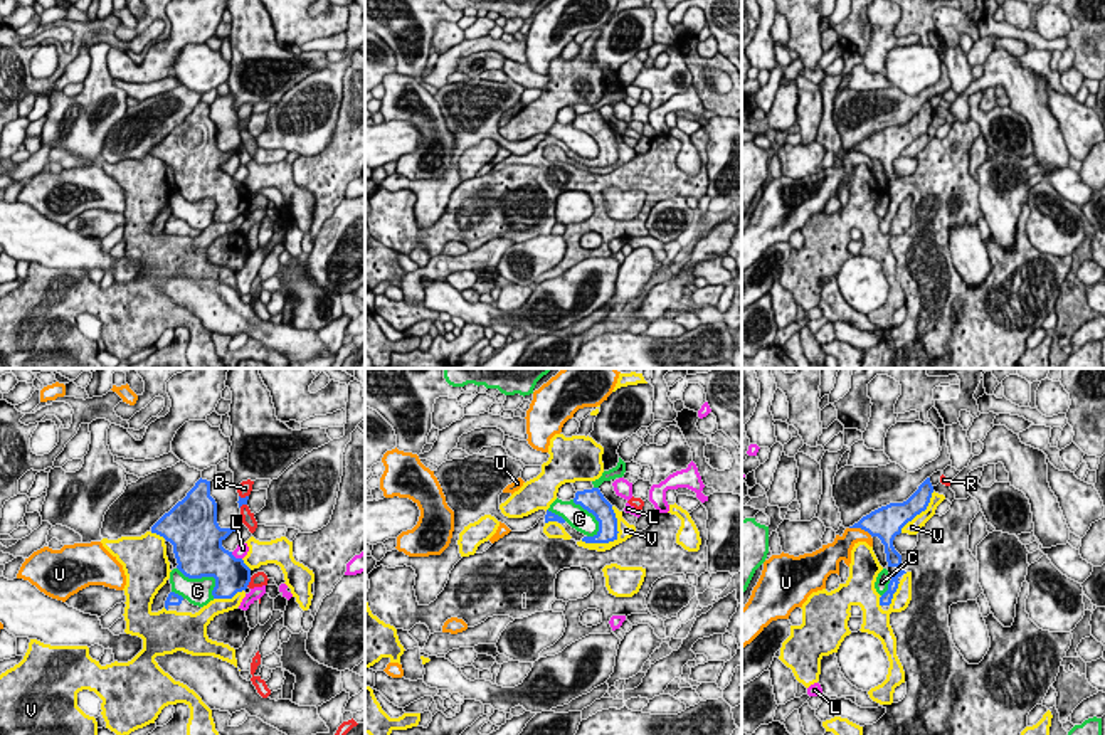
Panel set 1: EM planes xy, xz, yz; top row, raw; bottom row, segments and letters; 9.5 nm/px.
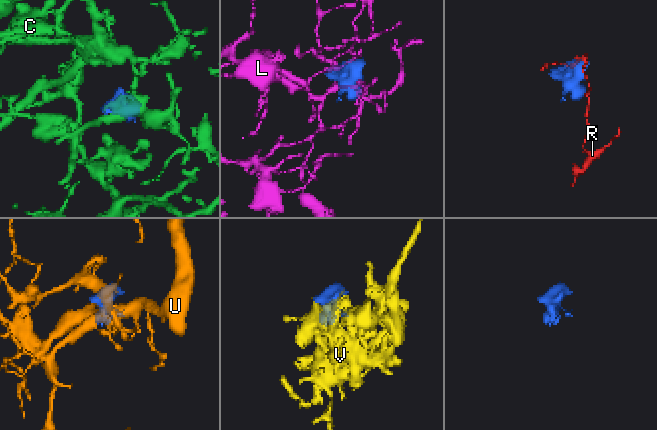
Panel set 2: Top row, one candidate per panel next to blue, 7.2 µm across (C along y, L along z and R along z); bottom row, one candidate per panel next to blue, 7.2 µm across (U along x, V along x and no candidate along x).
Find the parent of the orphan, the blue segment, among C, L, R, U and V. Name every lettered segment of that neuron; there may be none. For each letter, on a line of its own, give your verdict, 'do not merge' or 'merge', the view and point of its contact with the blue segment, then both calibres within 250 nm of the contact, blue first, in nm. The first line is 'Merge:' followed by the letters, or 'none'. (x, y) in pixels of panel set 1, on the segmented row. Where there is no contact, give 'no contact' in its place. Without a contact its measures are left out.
Merge: none
C: do not merge; contact xy (206, 576); calibres 460 and 260 nm
L: do not merge; contact xy (234, 557); calibres 360 and 120 nm
R: do not merge; contact xy (249, 581); calibres 340 and 140 nm
U: do not merge; contact yz (861, 528); calibres 320 and 190 nm
V: do not merge; contact xz (613, 540); calibres 190 and 140 nm

